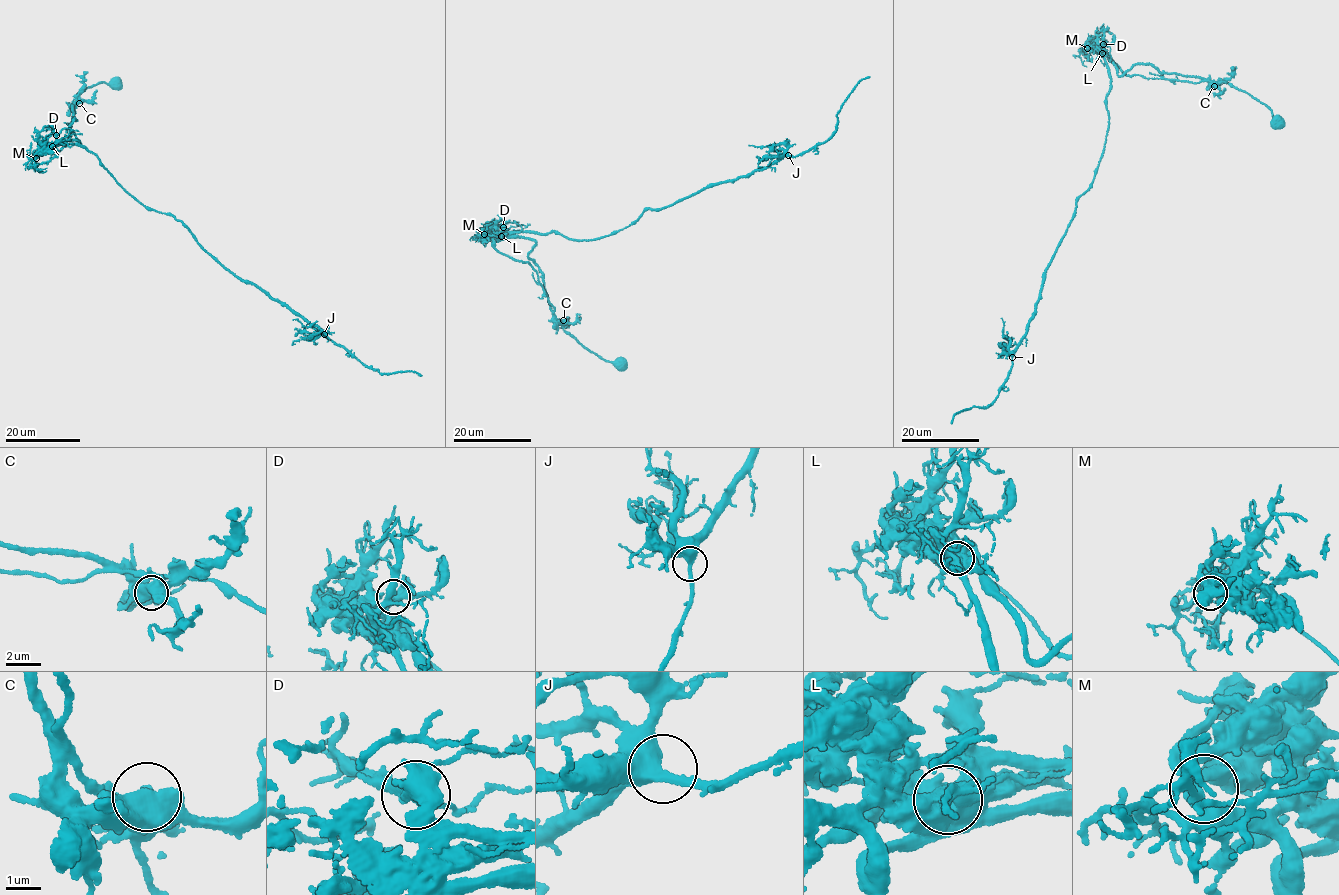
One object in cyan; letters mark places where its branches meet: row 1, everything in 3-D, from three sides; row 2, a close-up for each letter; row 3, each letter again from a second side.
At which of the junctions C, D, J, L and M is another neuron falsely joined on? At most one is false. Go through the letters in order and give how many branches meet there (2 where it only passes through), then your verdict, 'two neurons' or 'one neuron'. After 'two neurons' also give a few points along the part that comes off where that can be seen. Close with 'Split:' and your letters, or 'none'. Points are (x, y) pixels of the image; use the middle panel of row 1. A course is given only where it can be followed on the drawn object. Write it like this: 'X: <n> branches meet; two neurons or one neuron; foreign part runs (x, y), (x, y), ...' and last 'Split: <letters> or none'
C: 5 branches meet; one neuron
D: 3 branches meet; one neuron
J: 2 branches meet; one neuron
L: 2 branches meet; two neurons; foreign part runs (502, 236), (555, 231), (594, 240), (629, 226), (644, 210), (800, 155), (830, 137), (837, 112), (870, 77)
M: 5 branches meet; one neuron
Split: L

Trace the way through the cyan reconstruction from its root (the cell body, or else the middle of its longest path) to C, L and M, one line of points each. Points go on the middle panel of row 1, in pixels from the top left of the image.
C: (620, 364), (605, 360), (590, 351), (564, 330), (563, 320)
L: (620, 364), (601, 358), (564, 330), (550, 308), (542, 272), (528, 257), (535, 242), (502, 236)
M: (620, 364), (601, 358), (564, 330), (530, 263), (503, 255), (484, 234)

